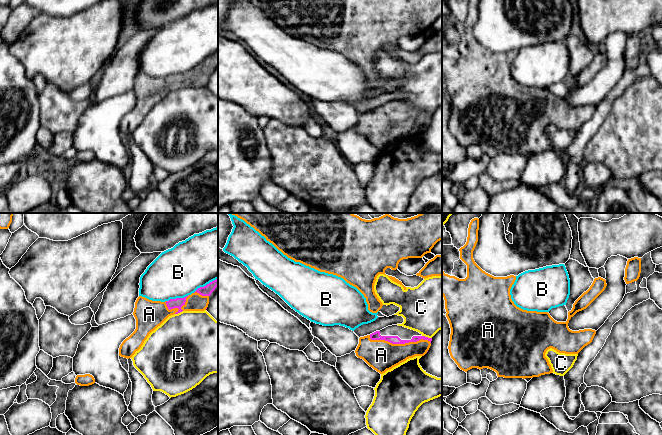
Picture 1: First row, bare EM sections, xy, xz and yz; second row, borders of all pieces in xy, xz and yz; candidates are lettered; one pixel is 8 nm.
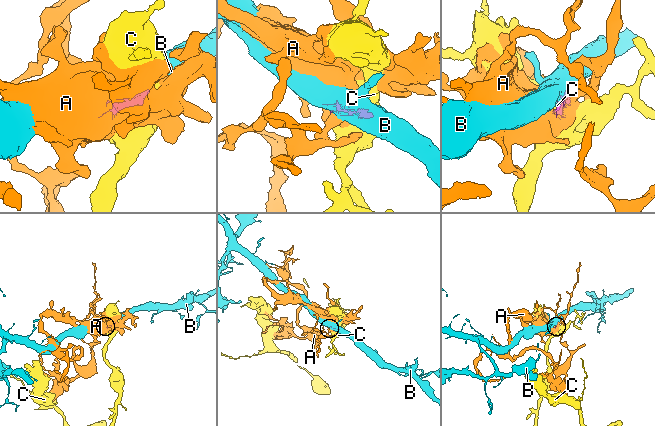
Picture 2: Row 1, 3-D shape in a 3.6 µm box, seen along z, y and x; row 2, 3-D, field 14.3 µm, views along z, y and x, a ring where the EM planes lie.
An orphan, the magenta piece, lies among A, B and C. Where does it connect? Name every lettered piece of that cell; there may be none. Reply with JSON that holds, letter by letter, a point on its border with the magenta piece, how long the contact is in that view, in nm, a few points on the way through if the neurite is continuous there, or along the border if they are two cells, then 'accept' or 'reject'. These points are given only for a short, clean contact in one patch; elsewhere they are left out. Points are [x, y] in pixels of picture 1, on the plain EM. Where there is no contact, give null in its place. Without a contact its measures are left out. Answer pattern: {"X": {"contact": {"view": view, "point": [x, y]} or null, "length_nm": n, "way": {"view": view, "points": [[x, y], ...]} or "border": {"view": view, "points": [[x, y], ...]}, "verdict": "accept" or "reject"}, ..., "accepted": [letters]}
{"A": {"contact": {"view": "xz", "point": [399, 119]}, "length_nm": 500, "verdict": "accept"}, "B": {"contact": {"view": "xy", "point": [177, 74]}, "length_nm": 190, "verdict": "reject"}, "C": {"contact": {"view": "xy", "point": [178, 88]}, "length_nm": 70, "verdict": "reject"}, "accepted": ["A"]}

